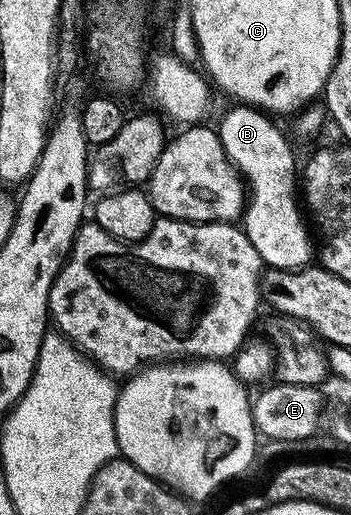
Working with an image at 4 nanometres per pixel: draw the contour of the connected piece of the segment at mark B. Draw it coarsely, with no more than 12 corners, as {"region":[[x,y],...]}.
{"region":[[231,107],[216,134],[246,185],[266,267],[312,261],[295,154],[272,117]]}

